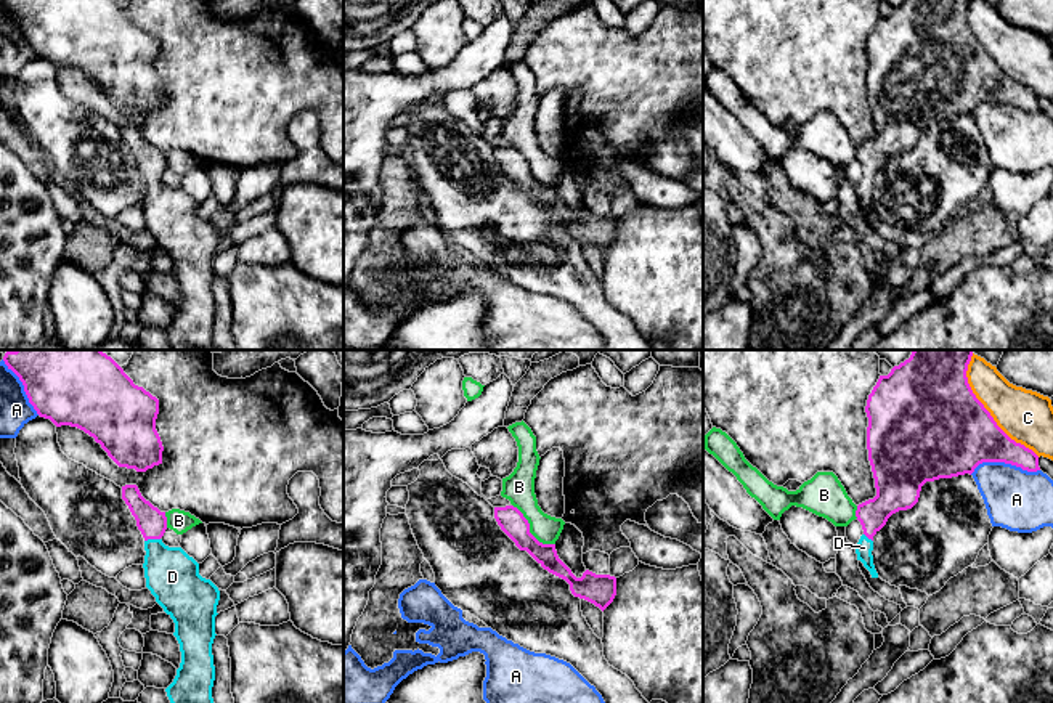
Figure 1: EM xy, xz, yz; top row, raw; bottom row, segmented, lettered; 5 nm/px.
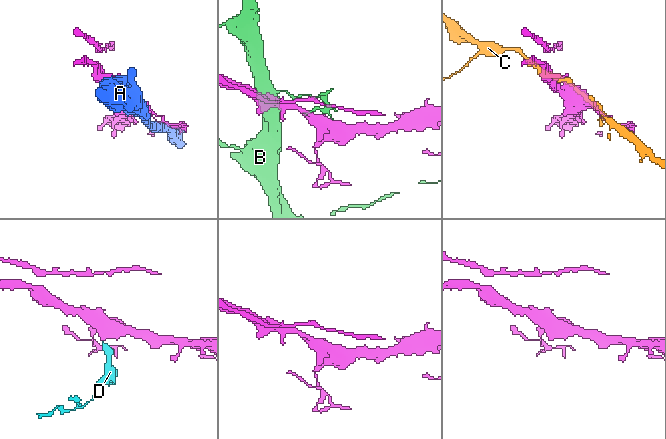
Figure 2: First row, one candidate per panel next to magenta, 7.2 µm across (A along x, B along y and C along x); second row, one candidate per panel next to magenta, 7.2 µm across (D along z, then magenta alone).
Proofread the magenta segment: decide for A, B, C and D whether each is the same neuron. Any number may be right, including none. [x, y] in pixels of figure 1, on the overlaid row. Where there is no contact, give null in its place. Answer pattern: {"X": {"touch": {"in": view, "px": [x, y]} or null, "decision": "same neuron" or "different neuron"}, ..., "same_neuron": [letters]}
{"A": {"touch": {"in": "yz", "px": [1004, 461]}, "decision": "different neuron"}, "B": {"touch": {"in": "xz", "px": [528, 530]}, "decision": "different neuron"}, "C": {"touch": {"in": "yz", "px": [986, 410]}, "decision": "different neuron"}, "D": {"touch": {"in": "xy", "px": [151, 538]}, "decision": "same neuron"}, "same_neuron": ["D"]}

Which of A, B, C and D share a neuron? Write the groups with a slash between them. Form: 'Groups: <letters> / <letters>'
Groups: A / B / C / D

